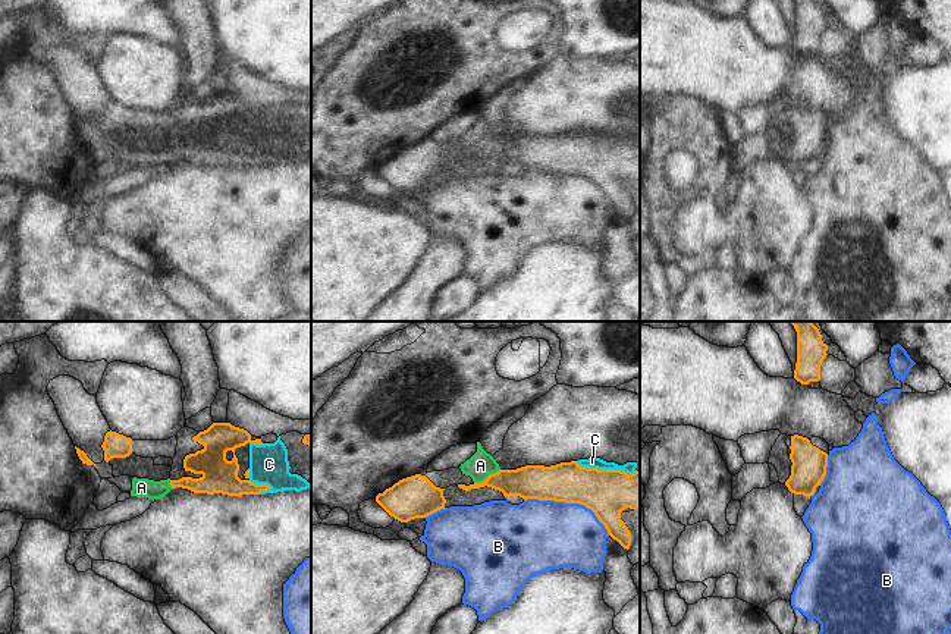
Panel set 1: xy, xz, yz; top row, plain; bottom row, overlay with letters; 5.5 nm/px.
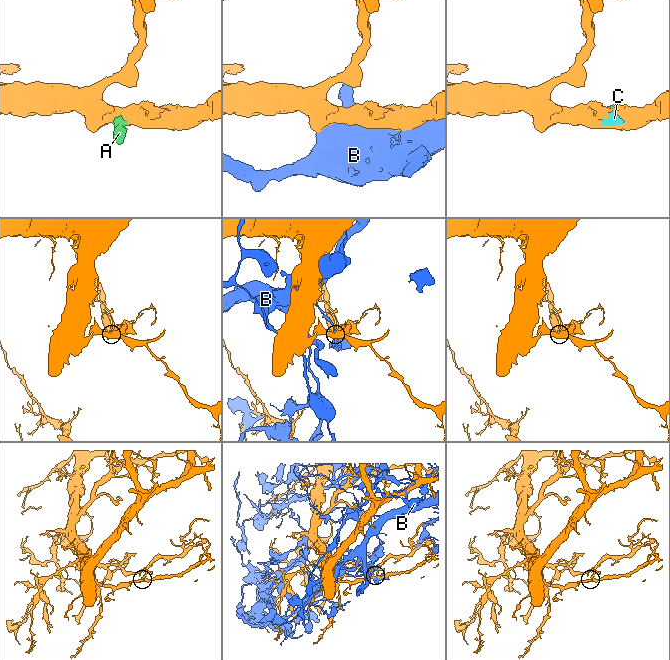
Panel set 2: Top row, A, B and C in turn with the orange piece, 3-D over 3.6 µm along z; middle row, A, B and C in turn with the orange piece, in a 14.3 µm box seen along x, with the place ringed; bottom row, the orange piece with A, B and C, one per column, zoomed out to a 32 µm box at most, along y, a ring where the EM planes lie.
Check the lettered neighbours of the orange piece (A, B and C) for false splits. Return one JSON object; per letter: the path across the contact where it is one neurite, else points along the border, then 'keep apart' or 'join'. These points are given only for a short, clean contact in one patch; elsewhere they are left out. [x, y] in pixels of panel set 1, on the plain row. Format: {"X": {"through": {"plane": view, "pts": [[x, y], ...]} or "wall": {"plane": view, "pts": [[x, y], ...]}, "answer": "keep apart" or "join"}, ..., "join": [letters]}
{"A": {"through": {"plane": "xz", "pts": [[532, 153], [507, 153], [487, 148], [480, 137]]}, "answer": "join"}, "B": {"answer": "keep apart"}, "C": {"through": {"plane": "xz", "pts": [[606, 163], [606, 141], [599, 141], [592, 134]]}, "answer": "join"}, "join": ["A", "C"]}

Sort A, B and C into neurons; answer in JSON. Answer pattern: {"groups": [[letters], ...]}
{"groups": [["A", "C"], ["B"]]}

